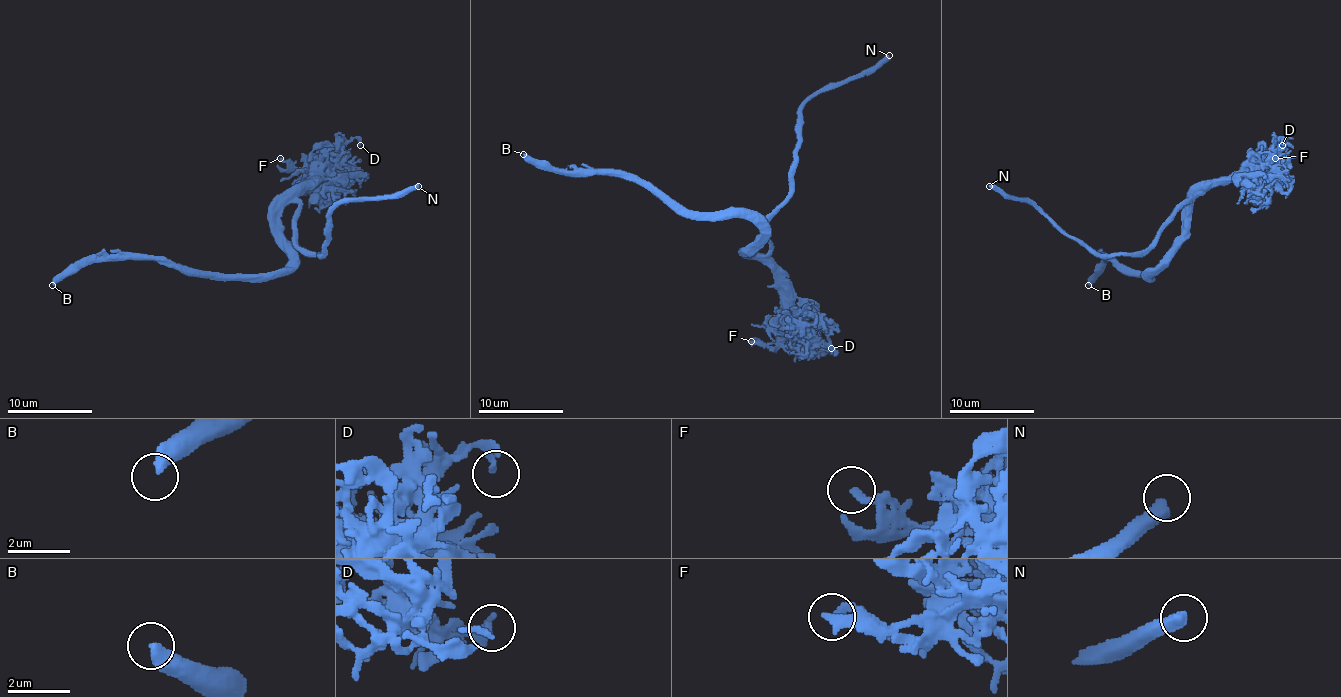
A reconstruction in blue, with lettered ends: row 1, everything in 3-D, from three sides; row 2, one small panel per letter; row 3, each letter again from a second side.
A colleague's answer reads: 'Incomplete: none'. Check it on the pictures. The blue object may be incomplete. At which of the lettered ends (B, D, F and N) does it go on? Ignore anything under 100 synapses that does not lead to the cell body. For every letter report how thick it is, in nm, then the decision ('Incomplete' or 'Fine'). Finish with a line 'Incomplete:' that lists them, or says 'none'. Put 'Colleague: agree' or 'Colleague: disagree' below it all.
B: Thickness 460 nm. Fine
D: Thickness 220 nm. Fine
F: Thickness 200 nm. Fine
N: Thickness 440 nm. Incomplete
Incomplete: N
Colleague: disagree

